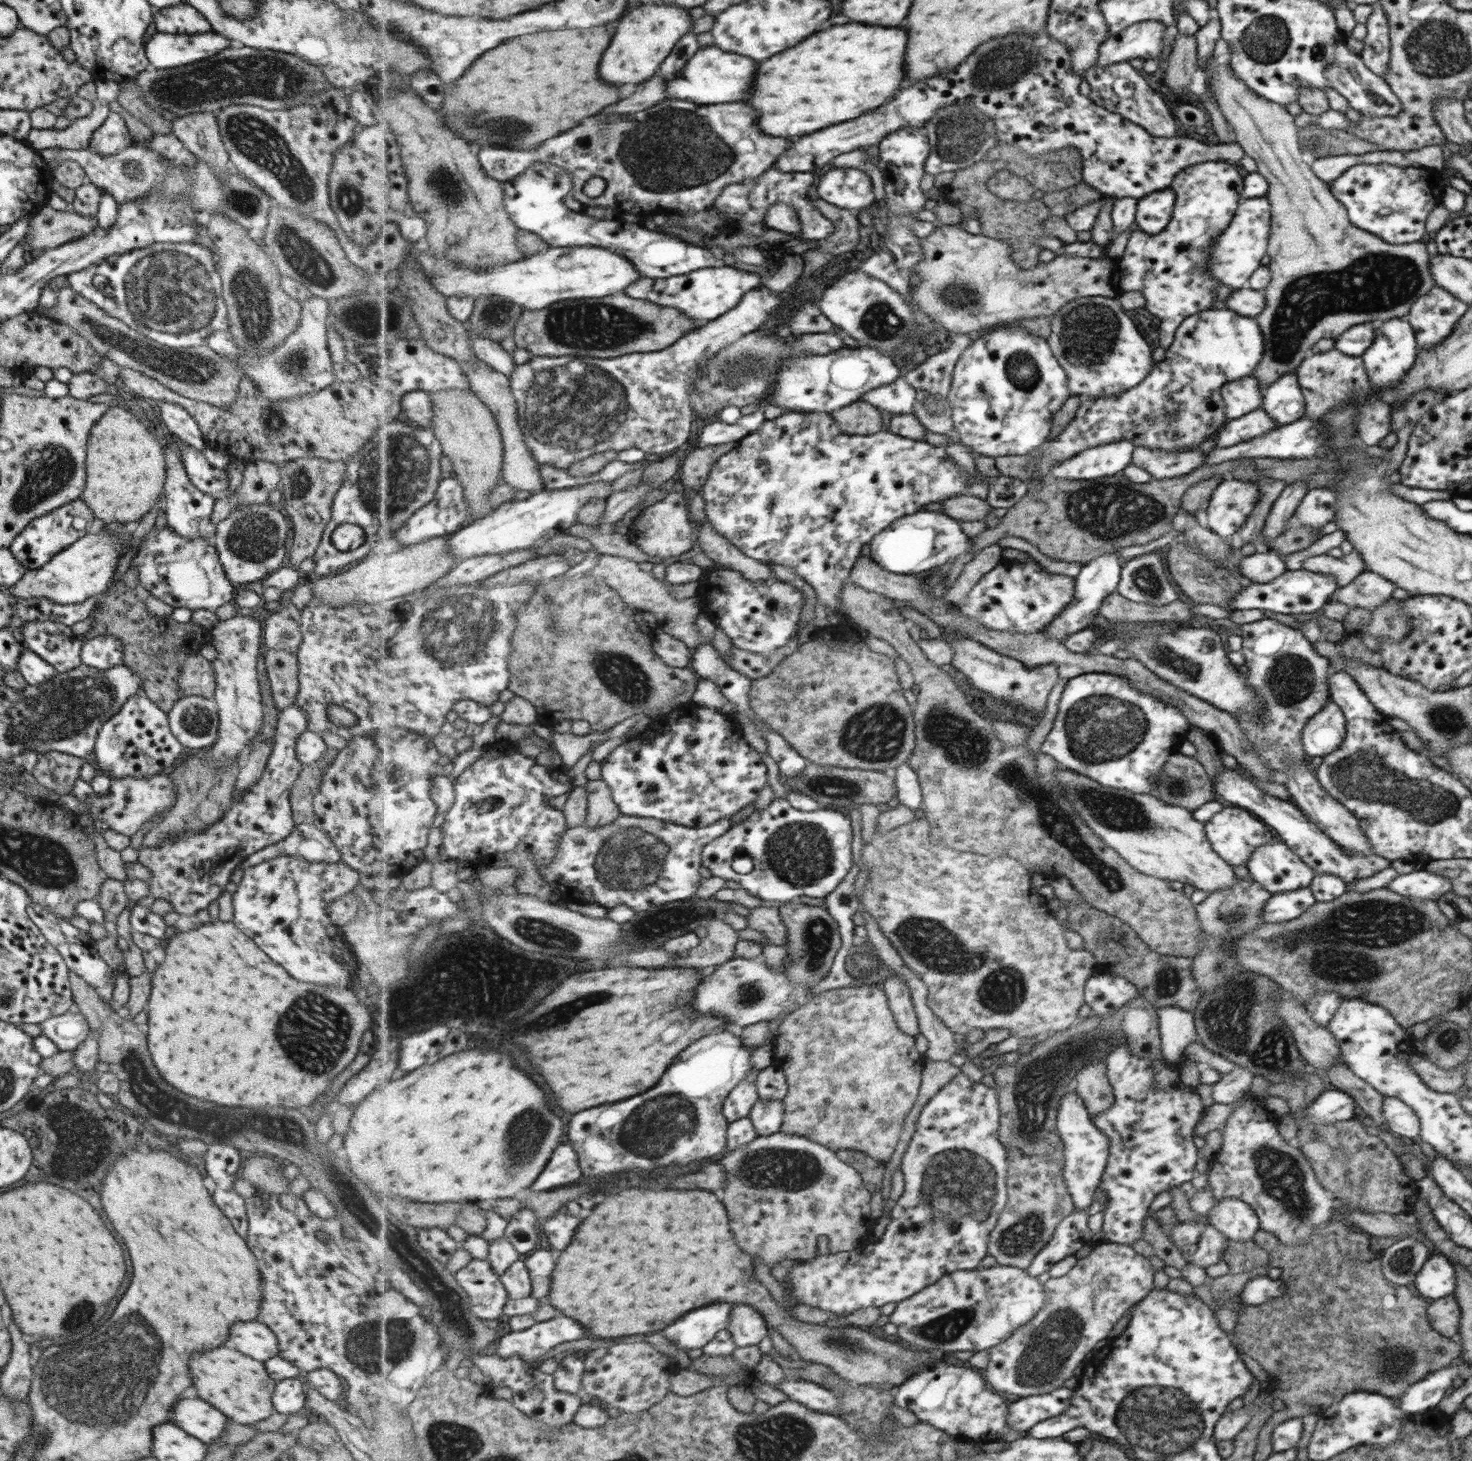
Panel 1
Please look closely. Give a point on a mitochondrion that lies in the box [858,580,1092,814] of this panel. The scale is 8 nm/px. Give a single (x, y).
(962, 742)

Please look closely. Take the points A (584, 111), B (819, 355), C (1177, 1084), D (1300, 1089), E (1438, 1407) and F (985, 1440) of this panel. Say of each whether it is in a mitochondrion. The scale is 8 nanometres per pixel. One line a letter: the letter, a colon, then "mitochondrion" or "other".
A: other
B: other
C: other
D: mitochondrion
E: other
F: other

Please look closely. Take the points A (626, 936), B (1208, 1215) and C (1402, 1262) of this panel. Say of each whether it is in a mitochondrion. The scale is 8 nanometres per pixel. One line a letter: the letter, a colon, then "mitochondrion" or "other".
A: other
B: other
C: mitochondrion

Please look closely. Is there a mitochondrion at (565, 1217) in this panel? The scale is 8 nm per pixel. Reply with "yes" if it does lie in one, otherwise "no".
no

